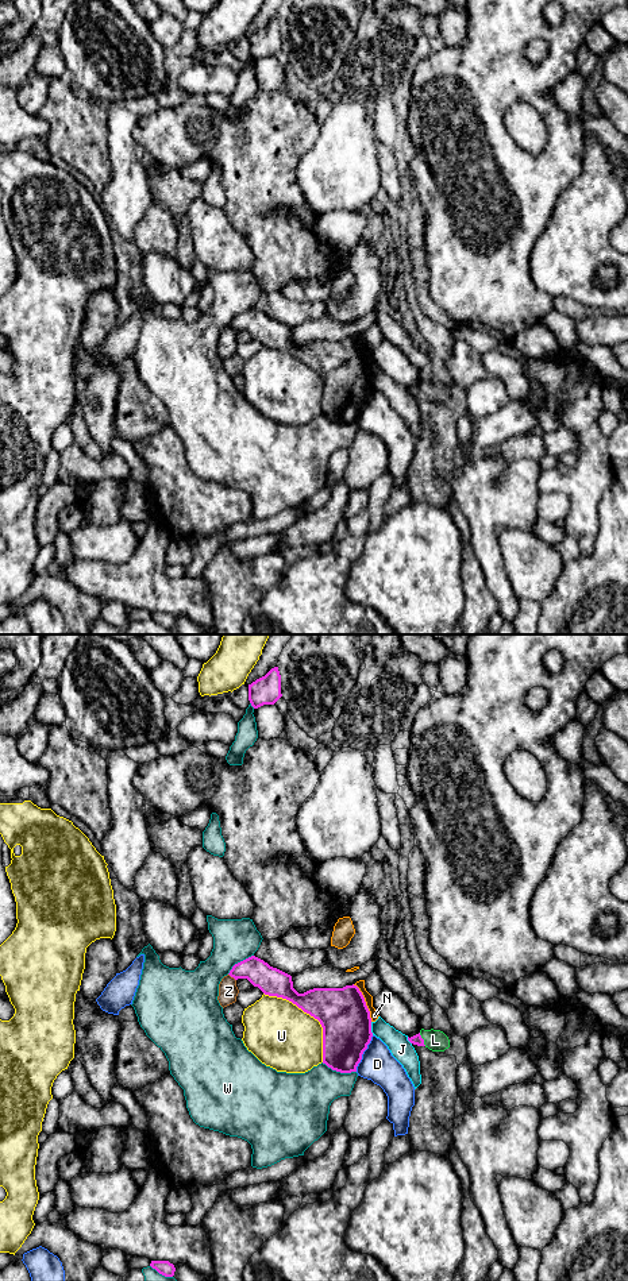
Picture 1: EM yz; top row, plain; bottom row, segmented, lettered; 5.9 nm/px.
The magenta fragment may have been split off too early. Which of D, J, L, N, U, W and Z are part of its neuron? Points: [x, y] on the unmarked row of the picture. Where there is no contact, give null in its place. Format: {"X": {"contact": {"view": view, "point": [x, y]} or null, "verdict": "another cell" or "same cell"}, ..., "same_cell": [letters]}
{"D": {"contact": {"view": "yz", "point": [362, 405]}, "verdict": "another cell"}, "J": {"contact": {"view": "yz", "point": [370, 381]}, "verdict": "another cell"}, "L": {"contact": {"view": "yz", "point": [423, 392]}, "verdict": "same cell"}, "N": {"contact": {"view": "yz", "point": [365, 354]}, "verdict": "another cell"}, "U": {"contact": {"view": "yz", "point": [311, 367]}, "verdict": "another cell"}, "W": {"contact": {"view": "yz", "point": [339, 423]}, "verdict": "another cell"}, "Z": {"contact": {"view": "yz", "point": [232, 328]}, "verdict": "another cell"}, "same_cell": ["L"]}

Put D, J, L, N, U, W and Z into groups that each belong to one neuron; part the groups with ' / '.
D / J N / L / U / W / Z

